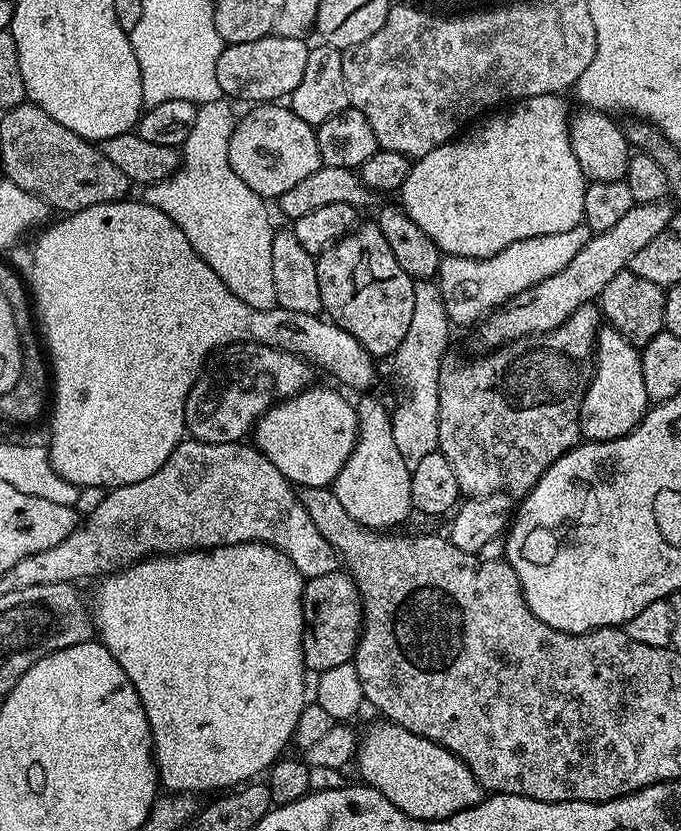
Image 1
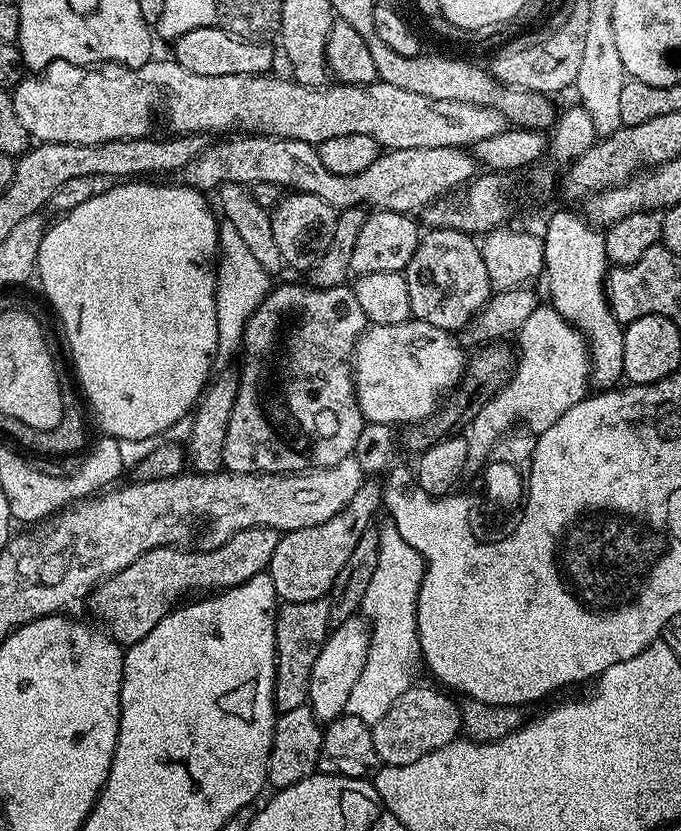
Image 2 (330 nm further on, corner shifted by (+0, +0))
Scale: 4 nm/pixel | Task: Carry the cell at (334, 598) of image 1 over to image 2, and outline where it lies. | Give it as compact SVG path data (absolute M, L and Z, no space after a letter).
M327 599L310 602L284 602L276 610L276 685L274 702L277 713L294 710L308 698L308 682L314 658L328 637L332 619L332 605Z

